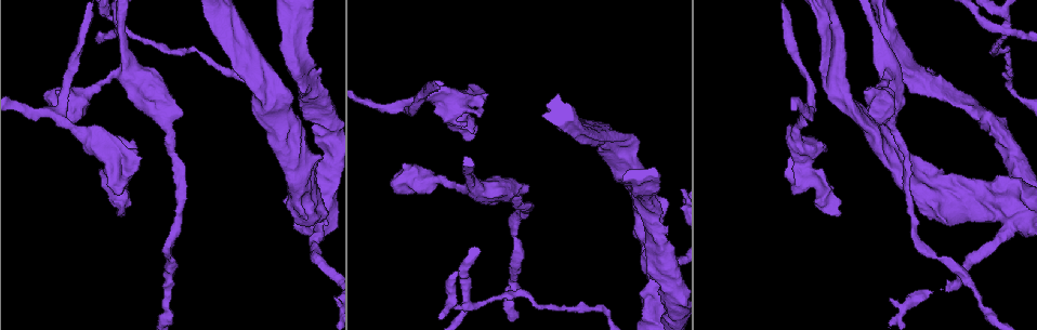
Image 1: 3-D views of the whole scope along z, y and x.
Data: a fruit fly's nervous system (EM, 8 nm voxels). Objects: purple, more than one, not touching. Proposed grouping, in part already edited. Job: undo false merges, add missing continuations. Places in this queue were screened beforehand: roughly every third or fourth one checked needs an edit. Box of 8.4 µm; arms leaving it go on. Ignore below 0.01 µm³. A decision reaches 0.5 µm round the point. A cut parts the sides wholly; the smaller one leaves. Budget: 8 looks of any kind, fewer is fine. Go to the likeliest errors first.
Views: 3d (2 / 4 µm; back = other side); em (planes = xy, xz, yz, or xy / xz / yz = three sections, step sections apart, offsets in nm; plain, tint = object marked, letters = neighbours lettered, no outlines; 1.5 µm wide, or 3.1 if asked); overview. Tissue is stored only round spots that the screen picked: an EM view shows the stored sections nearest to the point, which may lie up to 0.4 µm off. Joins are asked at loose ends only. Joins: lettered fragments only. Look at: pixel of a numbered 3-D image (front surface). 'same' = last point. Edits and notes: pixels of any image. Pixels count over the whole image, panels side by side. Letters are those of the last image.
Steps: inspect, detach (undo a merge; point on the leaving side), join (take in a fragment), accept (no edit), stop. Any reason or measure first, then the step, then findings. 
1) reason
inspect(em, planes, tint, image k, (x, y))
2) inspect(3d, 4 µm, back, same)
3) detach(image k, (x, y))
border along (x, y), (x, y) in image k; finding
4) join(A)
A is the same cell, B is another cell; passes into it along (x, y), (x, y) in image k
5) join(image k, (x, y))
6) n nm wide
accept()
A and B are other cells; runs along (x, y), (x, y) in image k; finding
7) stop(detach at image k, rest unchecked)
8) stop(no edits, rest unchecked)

arms run side by side
inspect(3d, 4 µm, back, image 1, (465, 304))

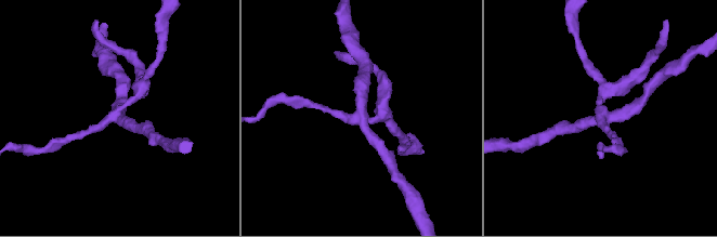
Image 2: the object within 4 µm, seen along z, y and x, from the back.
4 arms
inspect(em, planes, letters, image 2, (359, 118))

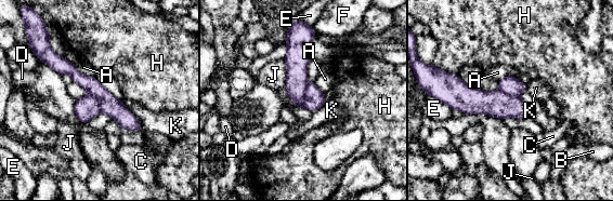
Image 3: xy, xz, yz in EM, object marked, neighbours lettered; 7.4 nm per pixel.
180 nm wide
detach(image 3, (297, 62))
A, B, C, D, E, F, H, J and K are other cells; a second neuron is stuck on

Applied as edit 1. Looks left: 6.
redraw
inspect(overview)

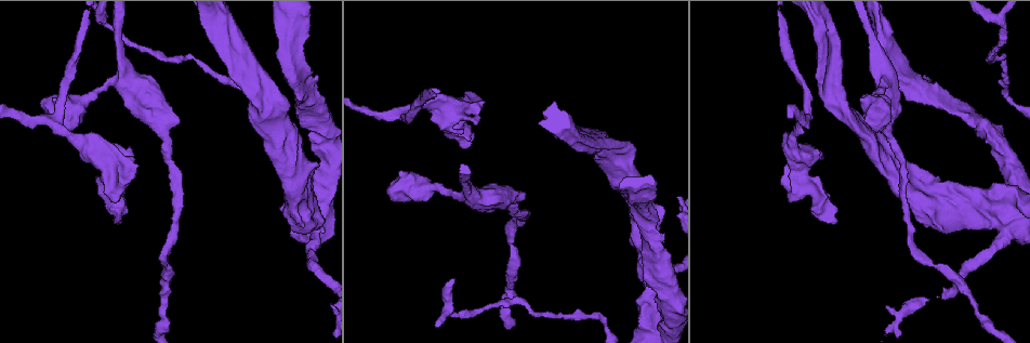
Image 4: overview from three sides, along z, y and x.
thick turns thin
inspect(3d, 4 µm, image 4, (1012, 237))

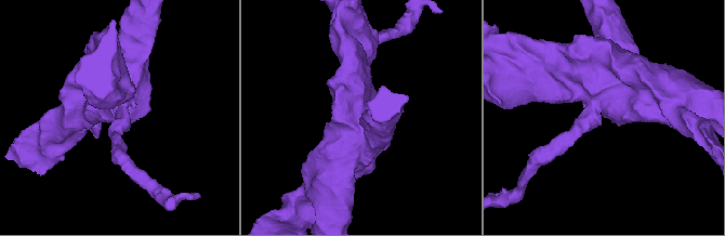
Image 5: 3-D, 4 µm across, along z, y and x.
inspect(em, yz, step 8, letters, image 5, (122, 111))

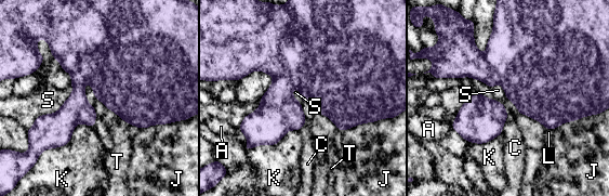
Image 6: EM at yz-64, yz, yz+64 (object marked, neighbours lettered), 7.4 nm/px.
inspect(em, planes, letters, same)

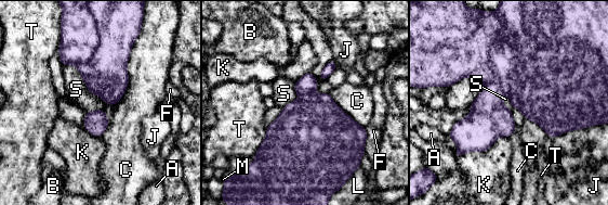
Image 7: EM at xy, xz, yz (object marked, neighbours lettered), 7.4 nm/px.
C touches over 500 nm
detach(image 7, (520, 71))
A, B, C, F, J, K, L, M, S and T are other cells; border along (502, 29), (485, 85) in image 7; a second neuron is stuck on

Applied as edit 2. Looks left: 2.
a narrow waist
inspect(em, planes, letters, image 4, (511, 247))

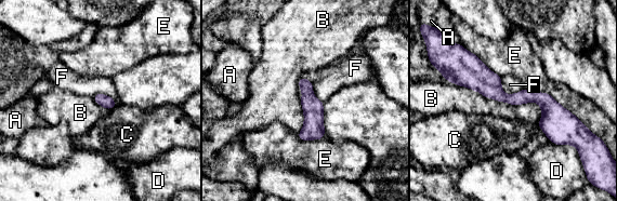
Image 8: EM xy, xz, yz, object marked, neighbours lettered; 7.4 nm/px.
B touches over 800 nm
accept()
A, B, C, D, E and F are other cells; border along (445, 78), (542, 117) in image 8; continuous, no second neuron

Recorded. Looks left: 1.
stop(detach at image 3, detach at image 7, rest unchecked)

